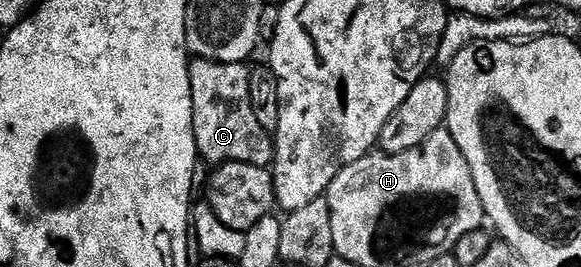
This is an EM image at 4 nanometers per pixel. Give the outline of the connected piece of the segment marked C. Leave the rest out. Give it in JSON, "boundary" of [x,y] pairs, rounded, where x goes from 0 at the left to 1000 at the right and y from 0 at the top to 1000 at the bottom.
{"boundary":[[[327,225],[325,311],[332,375],[332,502],[341,577],[365,610],[410,603],[458,625],[470,614],[470,517],[439,446],[432,401],[427,240],[377,243],[370,228]]]}

